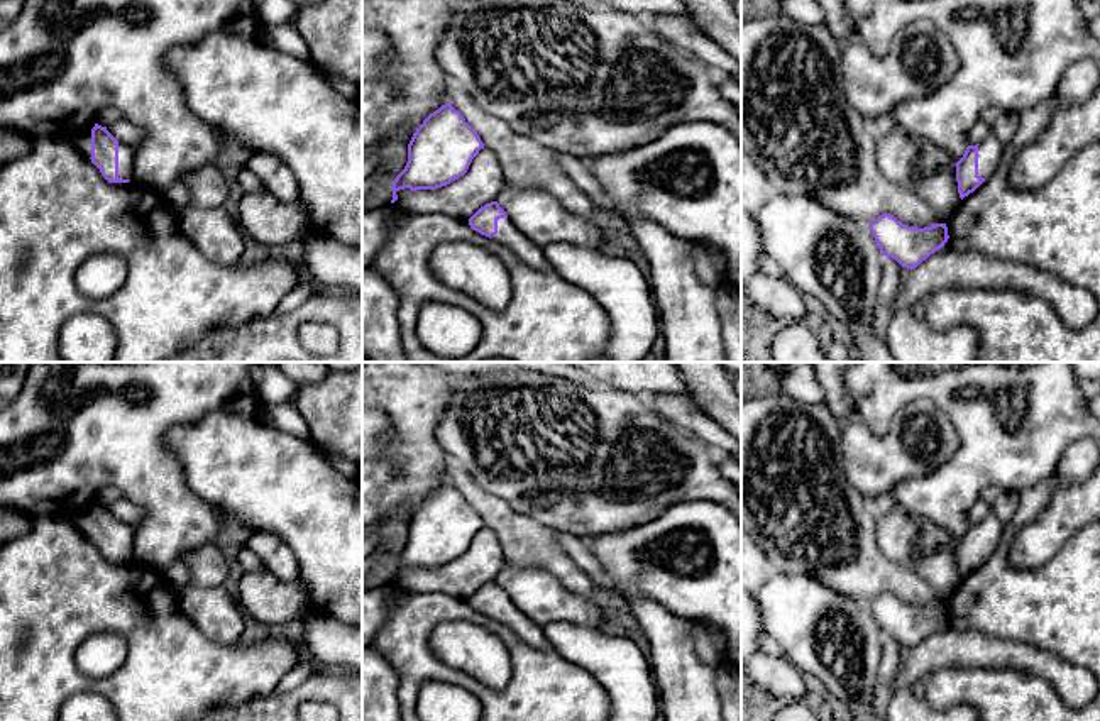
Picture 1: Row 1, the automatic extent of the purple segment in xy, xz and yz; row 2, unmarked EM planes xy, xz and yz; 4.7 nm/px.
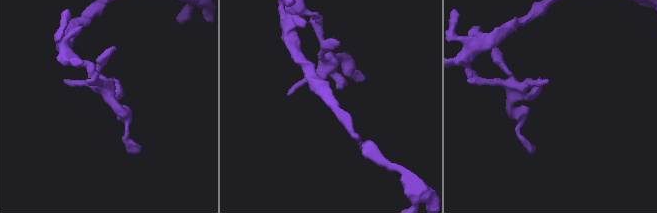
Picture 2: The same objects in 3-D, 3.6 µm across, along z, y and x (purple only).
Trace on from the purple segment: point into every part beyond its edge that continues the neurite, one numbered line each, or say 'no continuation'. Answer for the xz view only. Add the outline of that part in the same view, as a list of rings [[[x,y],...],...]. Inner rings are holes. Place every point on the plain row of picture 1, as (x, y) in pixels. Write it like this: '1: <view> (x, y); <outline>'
1: xz (508, 613); [[[509,597],[498,599],[498,613],[491,618],[513,628],[530,647],[540,648],[543,652],[555,652],[553,645],[545,636],[543,628],[525,616],[509,601]]]

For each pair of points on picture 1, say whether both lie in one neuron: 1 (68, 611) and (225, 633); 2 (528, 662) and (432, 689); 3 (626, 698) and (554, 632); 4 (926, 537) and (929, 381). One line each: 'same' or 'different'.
1: different
2: different
3: same
4: different

